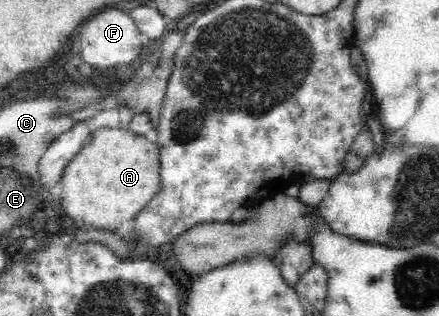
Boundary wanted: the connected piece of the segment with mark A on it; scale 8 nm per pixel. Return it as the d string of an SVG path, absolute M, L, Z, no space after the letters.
M99 128L92 133L86 147L64 167L60 181L63 188L59 206L64 213L79 222L79 226L123 230L151 201L160 187L159 146L128 129Z

